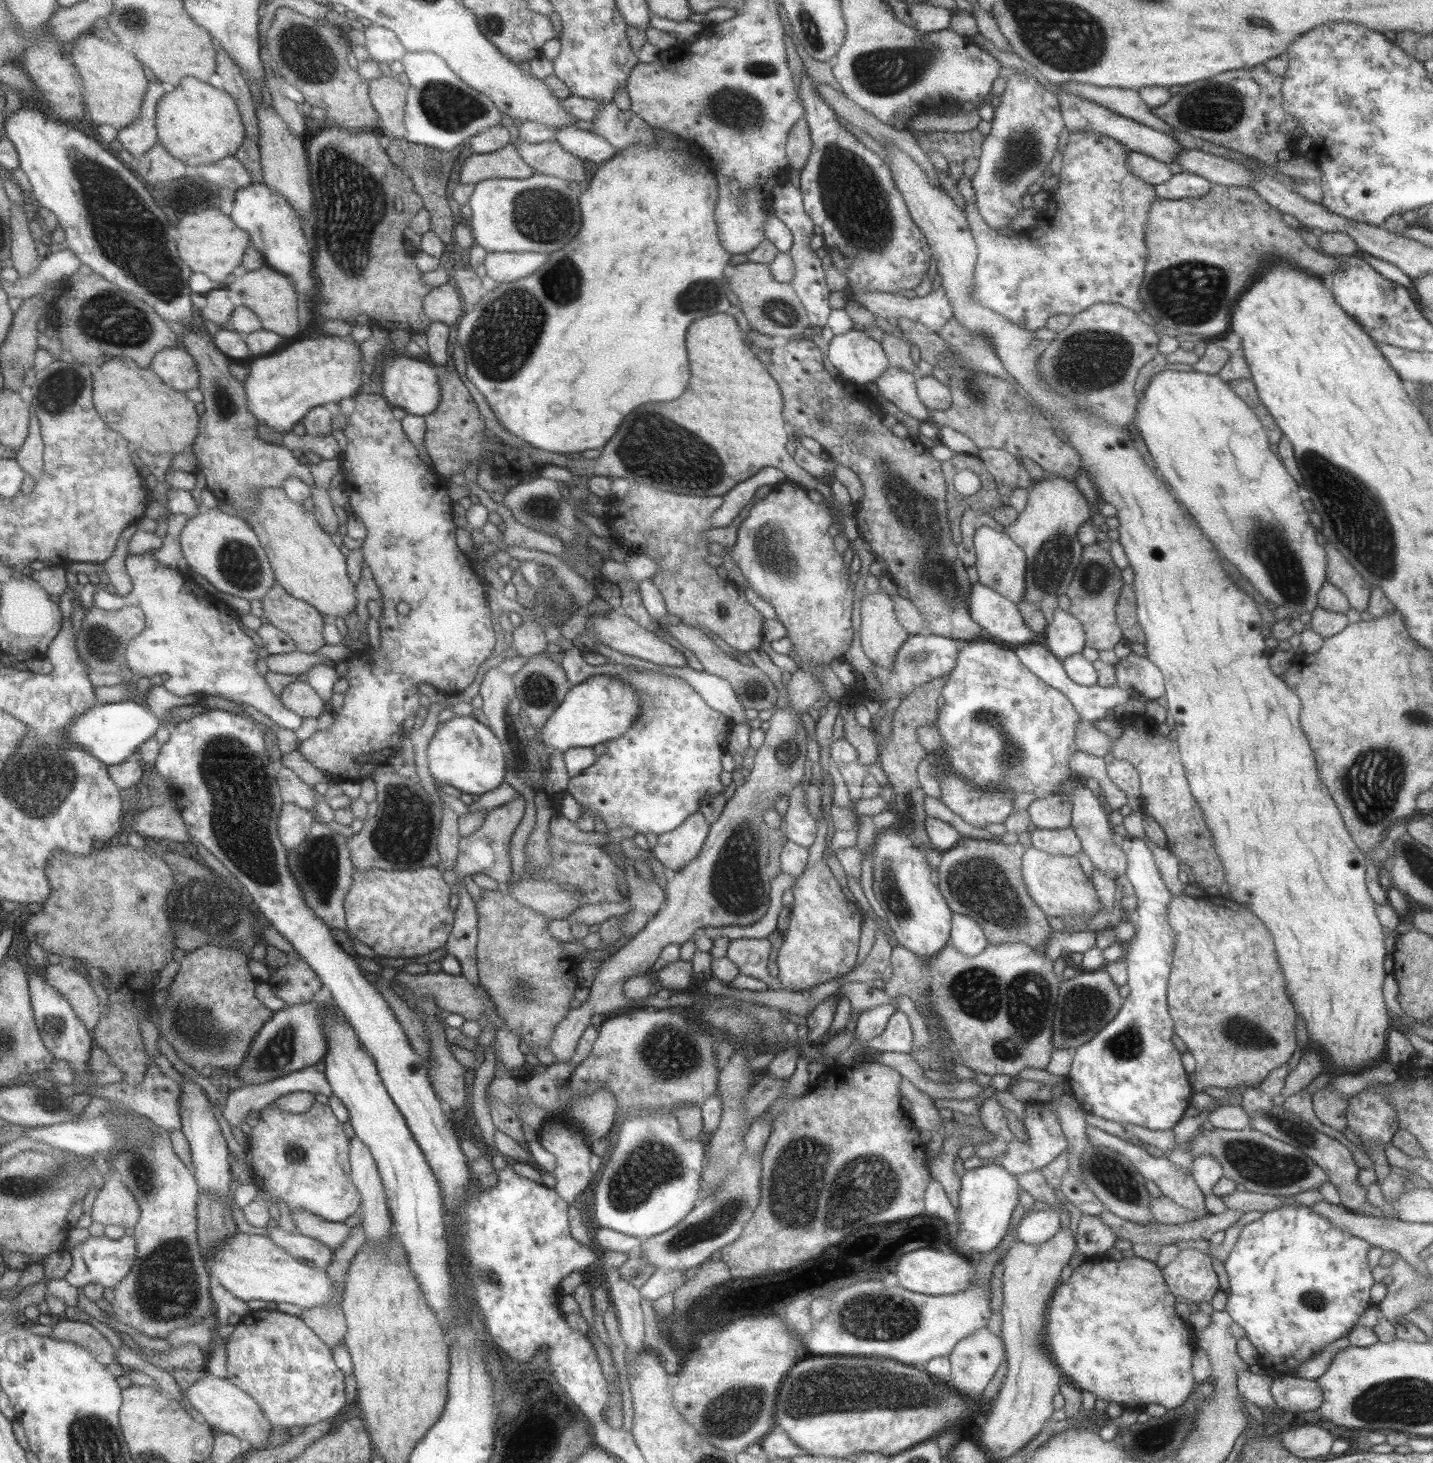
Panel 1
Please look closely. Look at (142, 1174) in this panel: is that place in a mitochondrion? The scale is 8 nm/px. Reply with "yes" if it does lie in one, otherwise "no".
yes

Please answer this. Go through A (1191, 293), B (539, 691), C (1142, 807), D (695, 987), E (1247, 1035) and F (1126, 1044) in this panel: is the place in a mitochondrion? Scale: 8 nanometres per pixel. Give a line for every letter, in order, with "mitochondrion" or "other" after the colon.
A: mitochondrion
B: mitochondrion
C: other
D: other
E: mitochondrion
F: mitochondrion

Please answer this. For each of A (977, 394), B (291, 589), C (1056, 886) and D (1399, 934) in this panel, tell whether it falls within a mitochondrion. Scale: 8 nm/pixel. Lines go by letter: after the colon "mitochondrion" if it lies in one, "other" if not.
A: mitochondrion
B: other
C: other
D: other

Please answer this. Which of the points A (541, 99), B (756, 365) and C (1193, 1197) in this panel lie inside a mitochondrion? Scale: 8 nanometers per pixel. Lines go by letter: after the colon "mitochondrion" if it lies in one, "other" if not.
A: other
B: other
C: other

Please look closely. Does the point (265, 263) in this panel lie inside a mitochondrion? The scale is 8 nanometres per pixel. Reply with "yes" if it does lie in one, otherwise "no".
no

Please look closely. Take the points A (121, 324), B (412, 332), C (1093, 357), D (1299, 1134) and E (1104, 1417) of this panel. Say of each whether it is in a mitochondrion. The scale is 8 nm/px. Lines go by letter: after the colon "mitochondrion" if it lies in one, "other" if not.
A: mitochondrion
B: other
C: mitochondrion
D: mitochondrion
E: other

